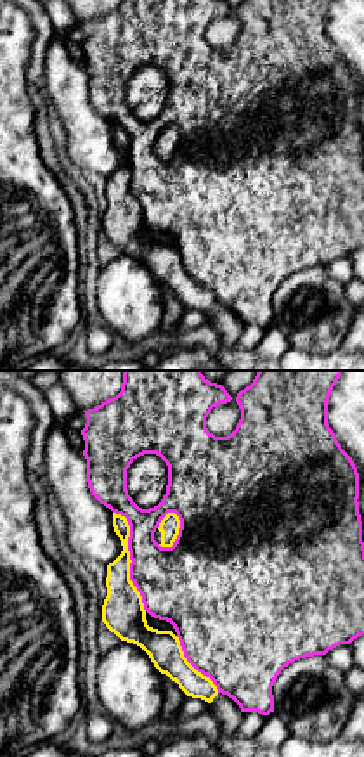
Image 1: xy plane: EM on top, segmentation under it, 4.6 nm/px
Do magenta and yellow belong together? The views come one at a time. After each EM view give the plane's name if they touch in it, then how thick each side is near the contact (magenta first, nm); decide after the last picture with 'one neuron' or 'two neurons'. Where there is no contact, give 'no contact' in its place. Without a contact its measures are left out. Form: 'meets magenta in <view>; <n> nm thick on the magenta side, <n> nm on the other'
meets magenta in xy; 360 nm thick on the magenta side, 190 nm on the other

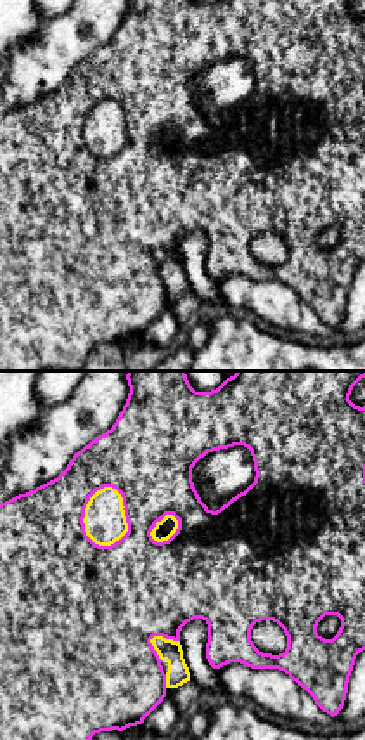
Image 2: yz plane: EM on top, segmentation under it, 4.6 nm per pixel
meets magenta in yz; 420 nm thick on the magenta side, 190 nm on the other

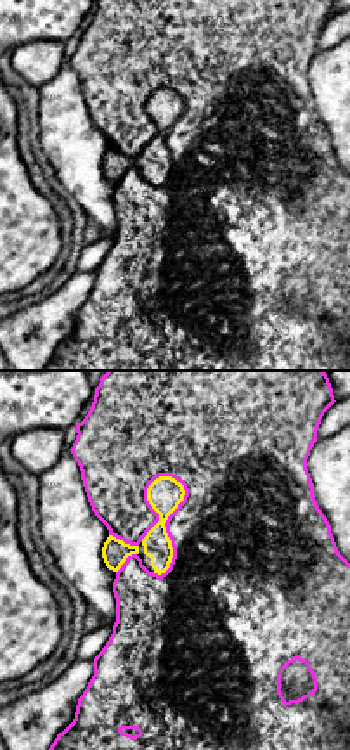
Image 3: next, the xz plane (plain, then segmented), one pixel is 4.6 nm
meets magenta in xz; 440 nm thick on the magenta side, 160 nm on the other

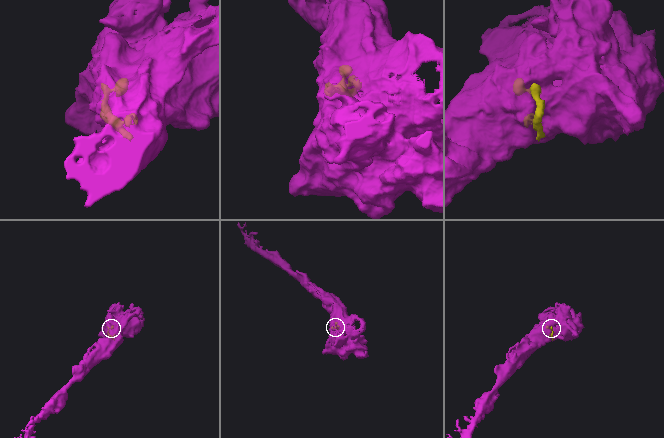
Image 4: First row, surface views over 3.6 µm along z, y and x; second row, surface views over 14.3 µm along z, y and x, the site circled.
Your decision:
two neurons

